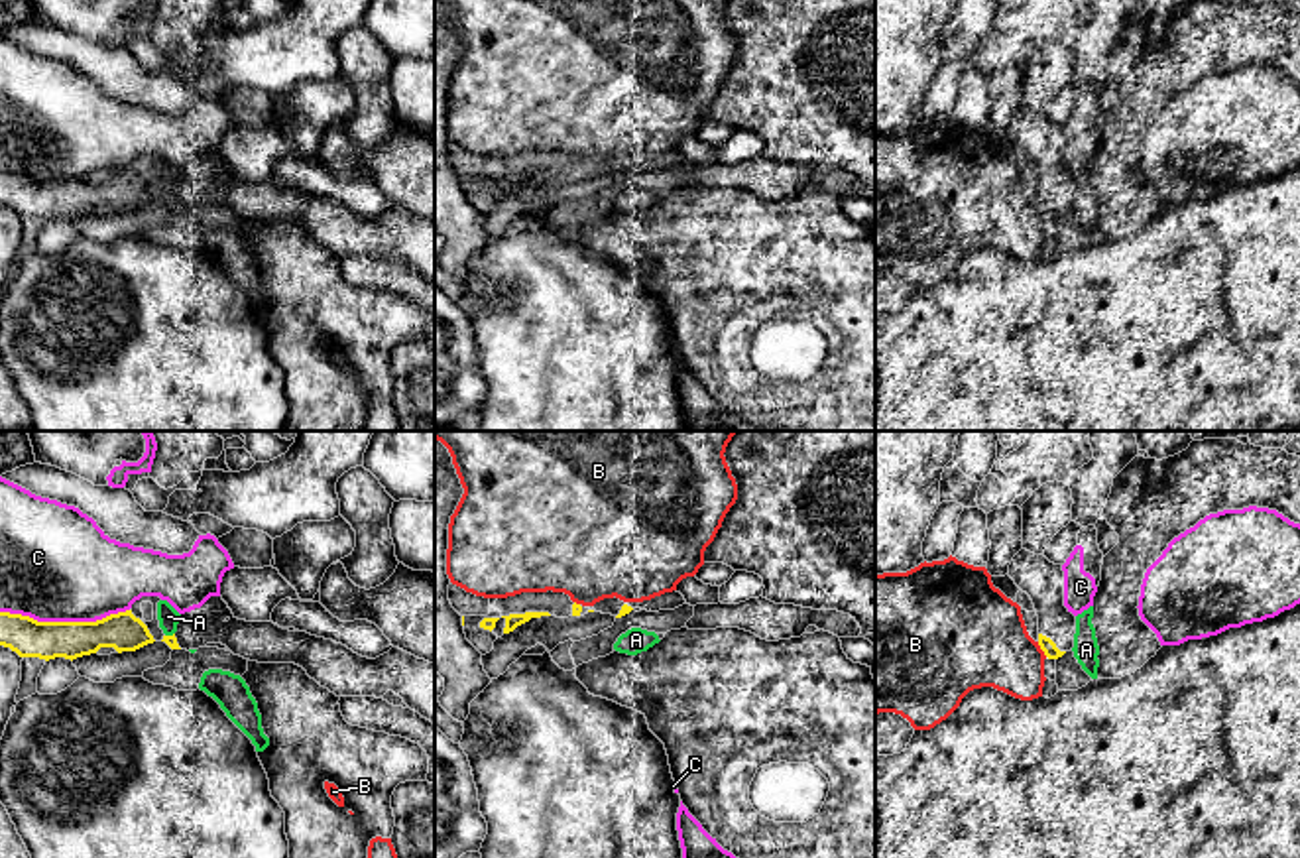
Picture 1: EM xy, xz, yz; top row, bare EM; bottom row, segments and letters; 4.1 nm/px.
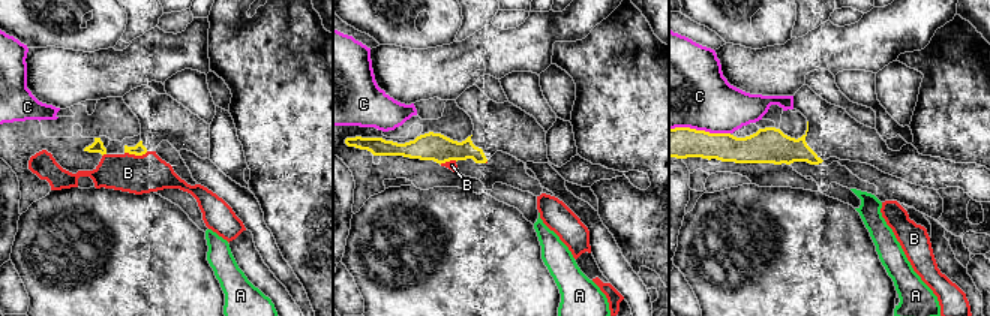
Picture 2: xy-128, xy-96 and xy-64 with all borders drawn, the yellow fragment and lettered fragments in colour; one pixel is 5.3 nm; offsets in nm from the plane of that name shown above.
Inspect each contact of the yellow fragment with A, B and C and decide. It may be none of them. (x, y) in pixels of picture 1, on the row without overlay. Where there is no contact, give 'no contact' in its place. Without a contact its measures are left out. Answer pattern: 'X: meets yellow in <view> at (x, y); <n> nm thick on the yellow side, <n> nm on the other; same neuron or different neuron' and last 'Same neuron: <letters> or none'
A: meets yellow in xy at (170, 195); 50 nm thick on the yellow side, 90 nm on the other; different neuron
B: meets yellow in yz at (1041, 207); 60 nm thick on the yellow side, 380 nm on the other; different neuron
C: meets yellow in xy at (63, 182); 160 nm thick on the yellow side, 460 nm on the other; different neuron
Same neuron: none

